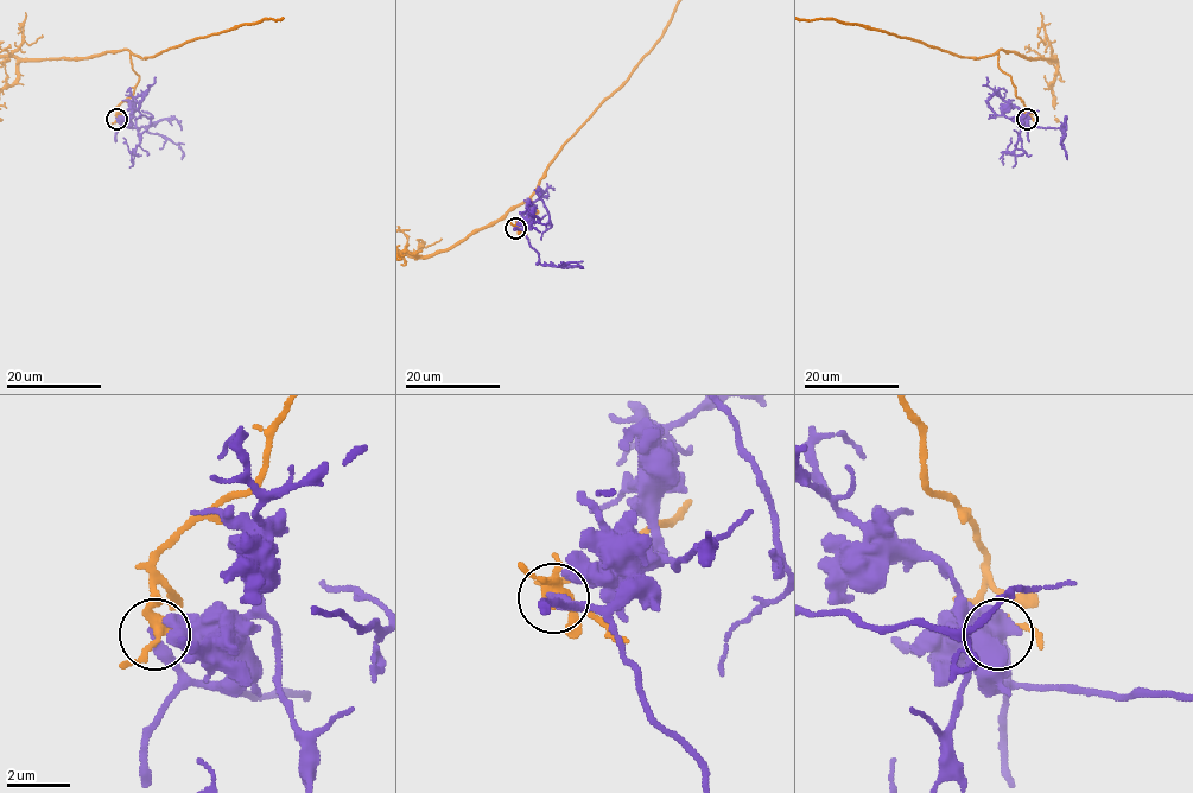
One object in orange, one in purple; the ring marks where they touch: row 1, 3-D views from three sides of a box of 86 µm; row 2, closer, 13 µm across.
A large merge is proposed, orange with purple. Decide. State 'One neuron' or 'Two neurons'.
Two neurons

